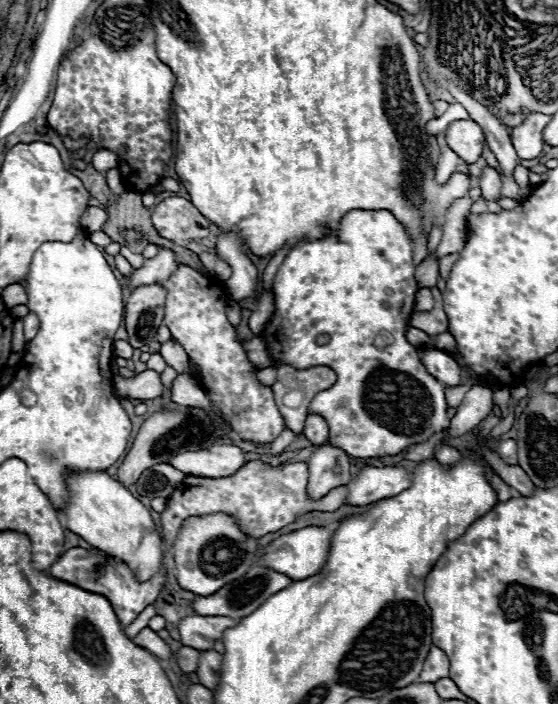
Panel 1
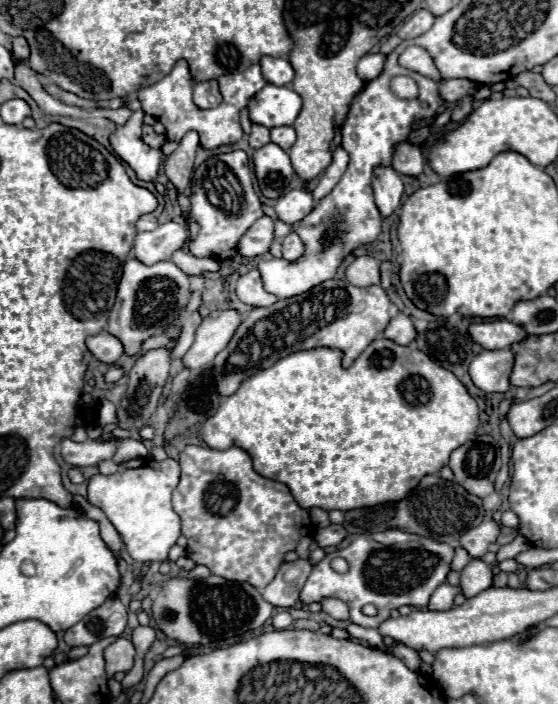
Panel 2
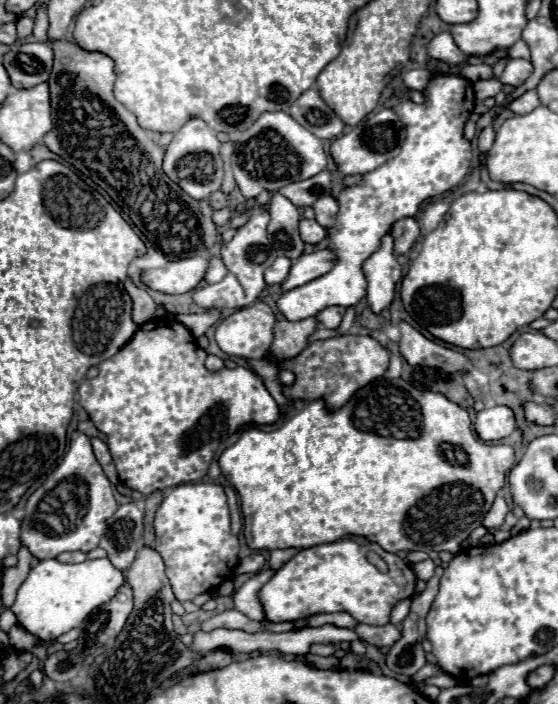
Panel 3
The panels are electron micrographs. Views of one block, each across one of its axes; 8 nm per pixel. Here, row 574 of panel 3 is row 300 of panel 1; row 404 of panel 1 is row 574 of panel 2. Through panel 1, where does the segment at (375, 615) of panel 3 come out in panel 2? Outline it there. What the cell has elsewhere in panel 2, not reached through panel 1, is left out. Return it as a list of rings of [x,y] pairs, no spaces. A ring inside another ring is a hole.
[[[398,528],[376,532],[376,534],[360,534],[346,548],[326,554],[320,564],[314,566],[308,576],[300,600],[304,604],[312,604],[322,600],[324,596],[340,598],[350,608],[350,620],[354,624],[366,628],[378,628],[390,616],[390,610],[400,608],[404,604],[414,608],[426,608],[432,592],[446,580],[450,572],[450,562],[454,558],[454,548],[444,542],[436,542],[424,536],[408,534]],[[334,556],[342,556],[348,562],[348,572],[338,574],[332,570],[330,562]],[[364,604],[374,604],[378,608],[376,616],[362,614]]]

